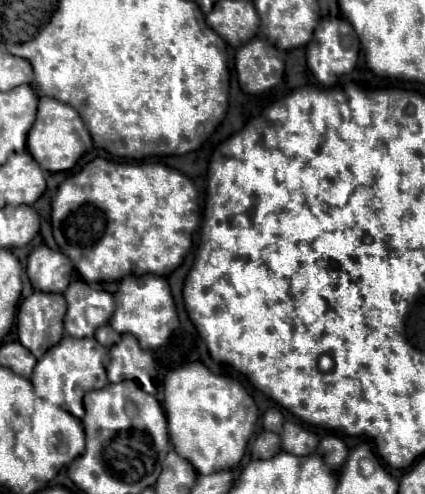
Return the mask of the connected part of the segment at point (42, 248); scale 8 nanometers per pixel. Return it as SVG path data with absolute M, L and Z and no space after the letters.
M40 244L30 252L26 272L36 290L64 292L72 278L72 262L60 250Z

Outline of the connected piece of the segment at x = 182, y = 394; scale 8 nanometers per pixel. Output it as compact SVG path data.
M190 362L190 364L180 366L166 374L164 412L168 418L168 434L170 434L172 448L178 452L178 456L190 460L190 464L194 464L196 472L200 472L200 474L212 474L218 470L228 470L228 468L237 466L244 456L246 444L248 444L248 440L254 432L254 424L258 420L258 408L256 408L252 396L240 384L240 380L234 376L214 374L202 362Z

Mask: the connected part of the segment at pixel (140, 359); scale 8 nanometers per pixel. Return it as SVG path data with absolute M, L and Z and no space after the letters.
M124 334L118 344L110 348L110 362L106 366L110 382L138 380L142 389L154 395L157 384L157 364L148 350L142 350L138 340Z

